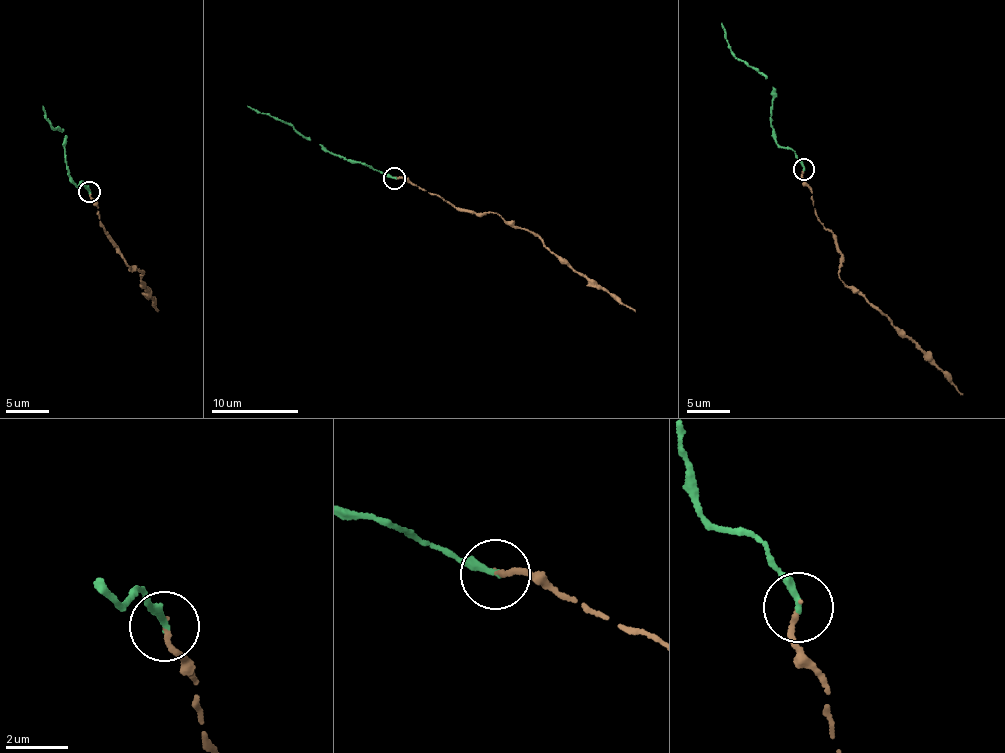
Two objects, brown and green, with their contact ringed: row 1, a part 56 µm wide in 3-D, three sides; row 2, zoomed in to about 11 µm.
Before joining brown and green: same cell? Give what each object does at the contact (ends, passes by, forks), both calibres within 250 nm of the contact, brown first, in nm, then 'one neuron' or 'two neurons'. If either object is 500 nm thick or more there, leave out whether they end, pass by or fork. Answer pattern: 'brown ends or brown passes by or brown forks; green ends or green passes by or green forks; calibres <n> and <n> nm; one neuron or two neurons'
brown ends; green ends; calibres 150 and 240 nm; one neuron

